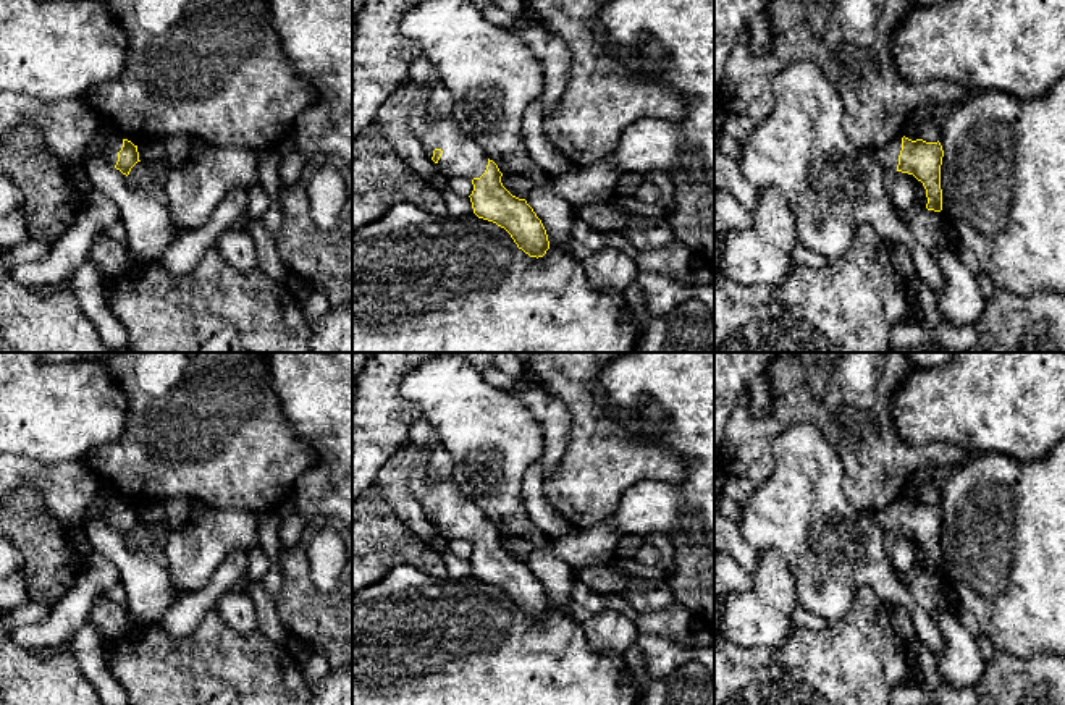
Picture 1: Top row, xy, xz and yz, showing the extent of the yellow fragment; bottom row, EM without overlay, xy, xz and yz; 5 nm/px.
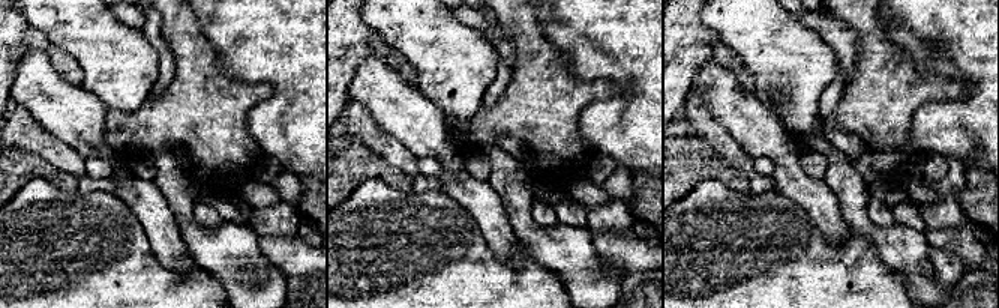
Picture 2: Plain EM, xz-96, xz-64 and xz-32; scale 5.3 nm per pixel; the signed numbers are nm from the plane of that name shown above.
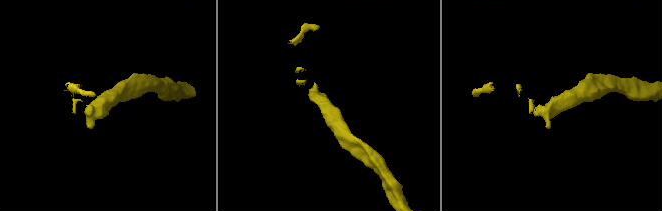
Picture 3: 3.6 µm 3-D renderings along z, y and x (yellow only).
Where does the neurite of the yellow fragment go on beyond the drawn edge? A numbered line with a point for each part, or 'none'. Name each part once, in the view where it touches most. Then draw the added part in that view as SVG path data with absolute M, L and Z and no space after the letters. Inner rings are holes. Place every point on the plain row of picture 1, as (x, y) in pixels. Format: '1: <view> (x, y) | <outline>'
1: yz (888, 518) | M902 500L889 503L882 509L865 511L889 537L897 534L899 517L902 513Z

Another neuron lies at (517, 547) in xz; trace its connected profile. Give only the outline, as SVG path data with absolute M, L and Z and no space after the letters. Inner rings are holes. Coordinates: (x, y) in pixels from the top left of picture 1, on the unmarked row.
M503 537L501 545L512 558L519 561L527 561L535 548L530 538L524 537Z

